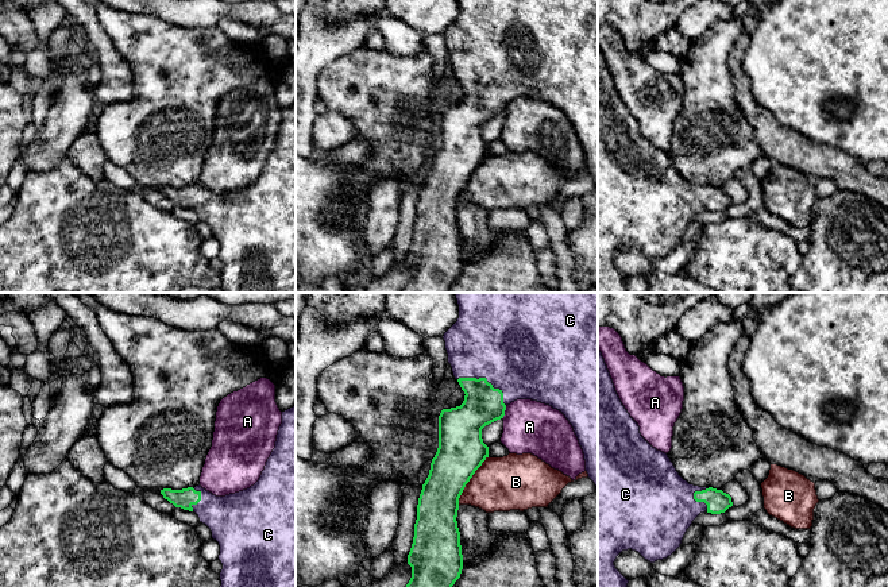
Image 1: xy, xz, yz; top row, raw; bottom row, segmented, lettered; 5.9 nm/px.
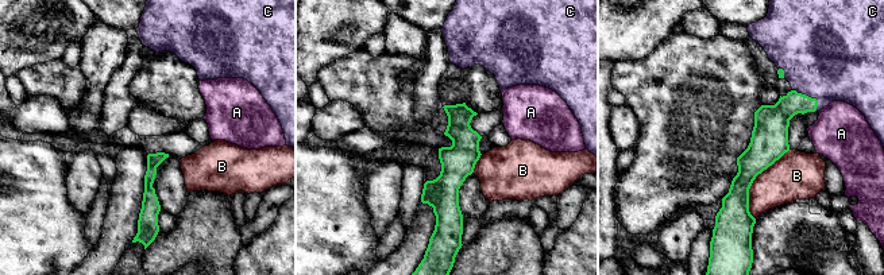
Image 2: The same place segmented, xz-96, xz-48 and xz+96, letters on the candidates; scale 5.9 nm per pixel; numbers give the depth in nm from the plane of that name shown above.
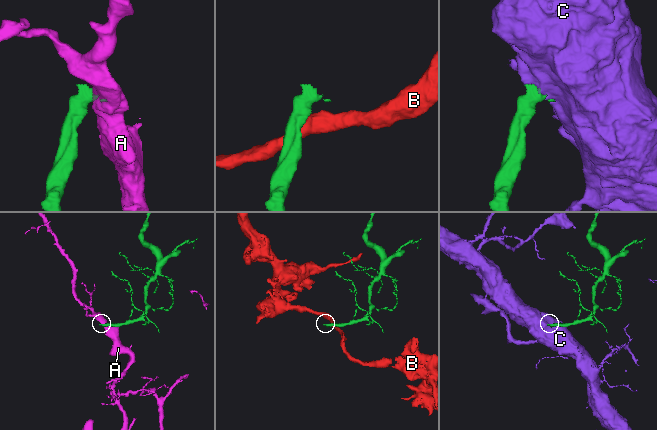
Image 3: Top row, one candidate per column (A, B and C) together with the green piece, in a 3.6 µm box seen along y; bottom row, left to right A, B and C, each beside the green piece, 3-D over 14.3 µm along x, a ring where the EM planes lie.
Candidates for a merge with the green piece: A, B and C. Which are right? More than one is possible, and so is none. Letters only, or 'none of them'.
C

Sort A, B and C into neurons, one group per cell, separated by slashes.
A / B / C

